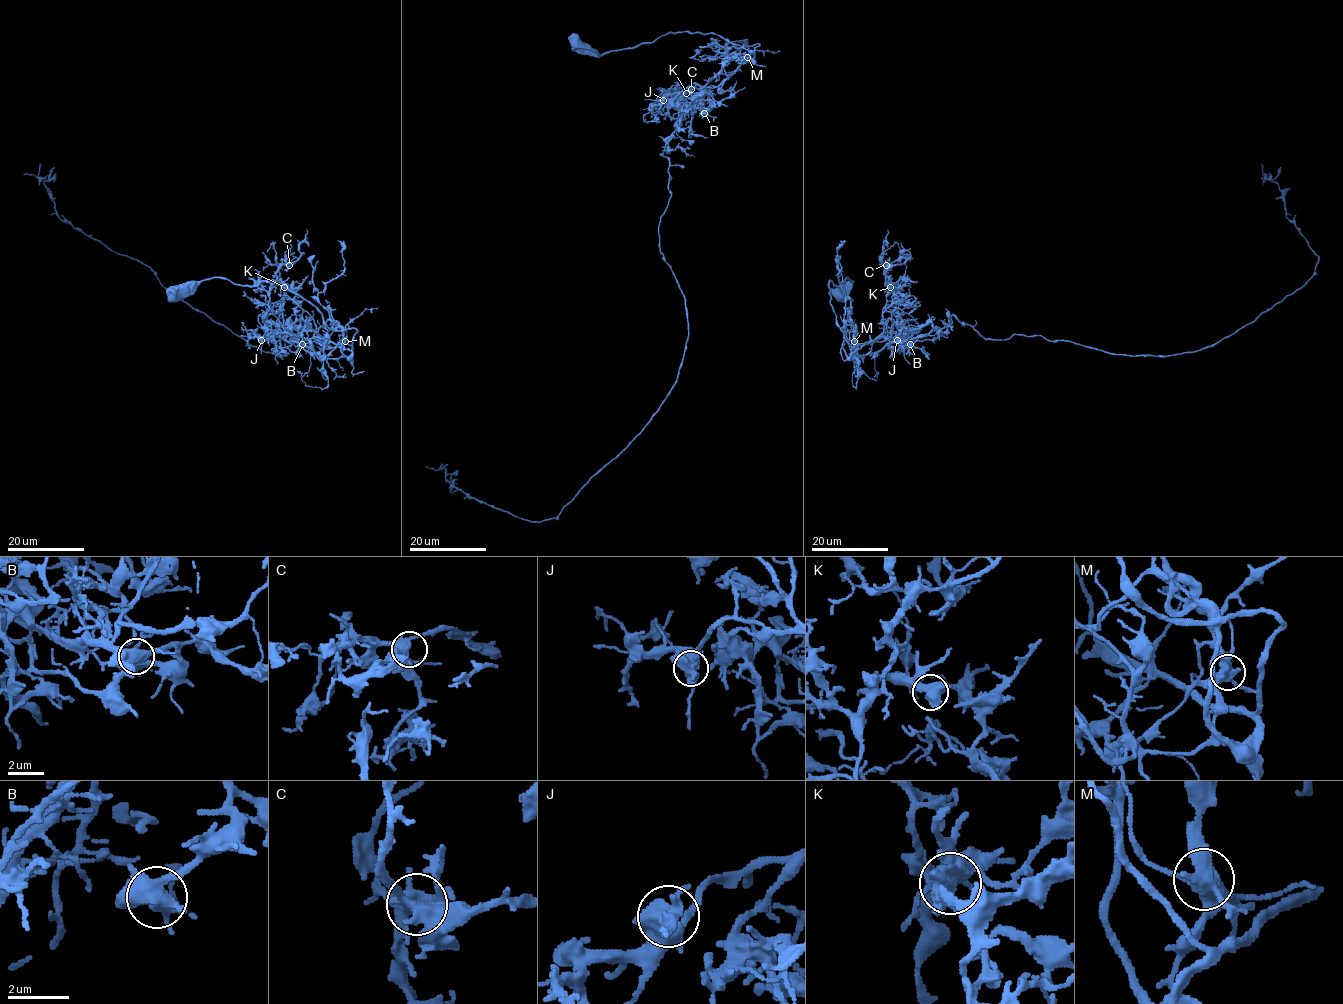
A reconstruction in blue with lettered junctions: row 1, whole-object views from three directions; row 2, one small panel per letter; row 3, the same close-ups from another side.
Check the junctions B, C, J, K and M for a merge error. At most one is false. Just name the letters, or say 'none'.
M

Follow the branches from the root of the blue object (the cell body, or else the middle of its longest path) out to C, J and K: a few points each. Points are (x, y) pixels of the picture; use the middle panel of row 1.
C: (575, 41), (604, 55), (690, 32), (714, 33), (749, 48), (719, 85), (671, 87), (691, 89)
J: (575, 41), (604, 55), (690, 32), (714, 33), (749, 48), (719, 85), (691, 83), (663, 100)
K: (575, 41), (604, 55), (690, 32), (714, 33), (749, 48), (719, 85), (671, 87), (686, 93)

